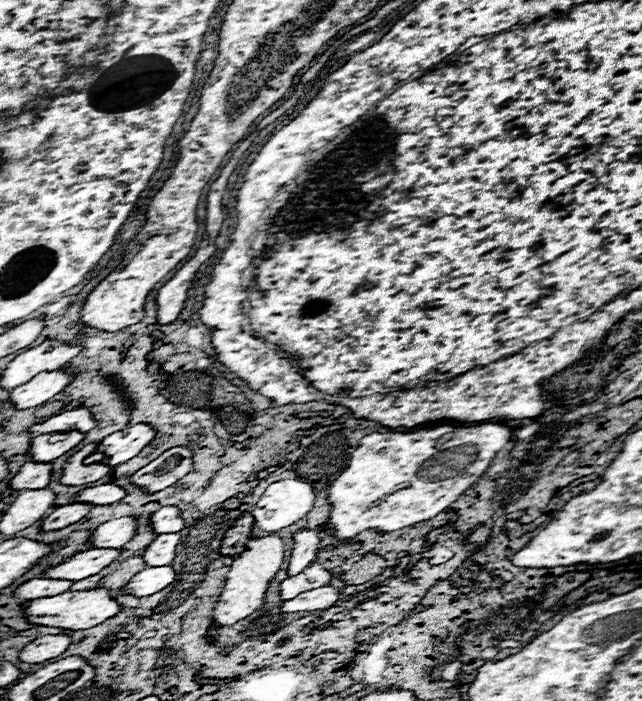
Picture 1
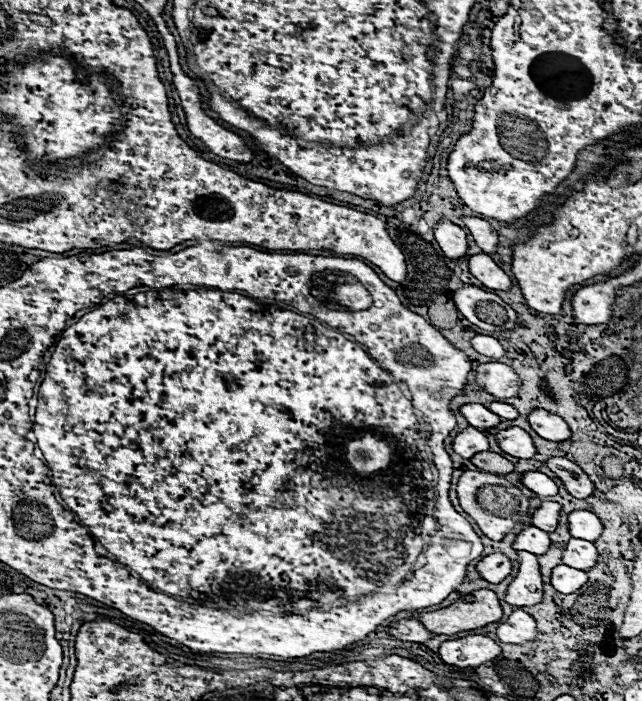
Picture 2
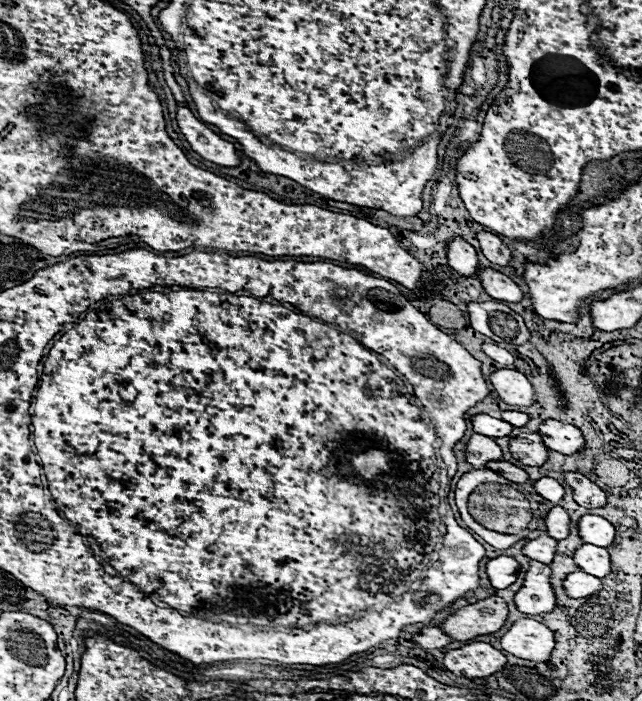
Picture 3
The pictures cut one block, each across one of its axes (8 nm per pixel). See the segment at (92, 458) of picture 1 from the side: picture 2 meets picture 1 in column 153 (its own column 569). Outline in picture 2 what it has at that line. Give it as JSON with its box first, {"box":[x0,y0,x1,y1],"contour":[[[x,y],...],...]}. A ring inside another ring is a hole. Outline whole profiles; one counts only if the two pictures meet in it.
{"box":[528,408,572,442],"contour":[[[542,408],[534,410],[528,416],[528,422],[538,436],[542,436],[544,440],[550,440],[550,442],[564,442],[564,440],[570,440],[570,436],[572,436],[568,424],[560,416],[550,414]]]}

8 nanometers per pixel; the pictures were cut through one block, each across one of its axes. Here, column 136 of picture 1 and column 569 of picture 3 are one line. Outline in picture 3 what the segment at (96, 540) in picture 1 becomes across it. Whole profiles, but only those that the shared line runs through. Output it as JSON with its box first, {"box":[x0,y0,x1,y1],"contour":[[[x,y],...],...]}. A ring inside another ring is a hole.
{"box":[546,506,570,540],"contour":[[[554,506],[548,514],[546,514],[546,532],[548,536],[562,540],[568,536],[568,528],[570,528],[570,518],[566,514],[566,510],[562,506]]]}

